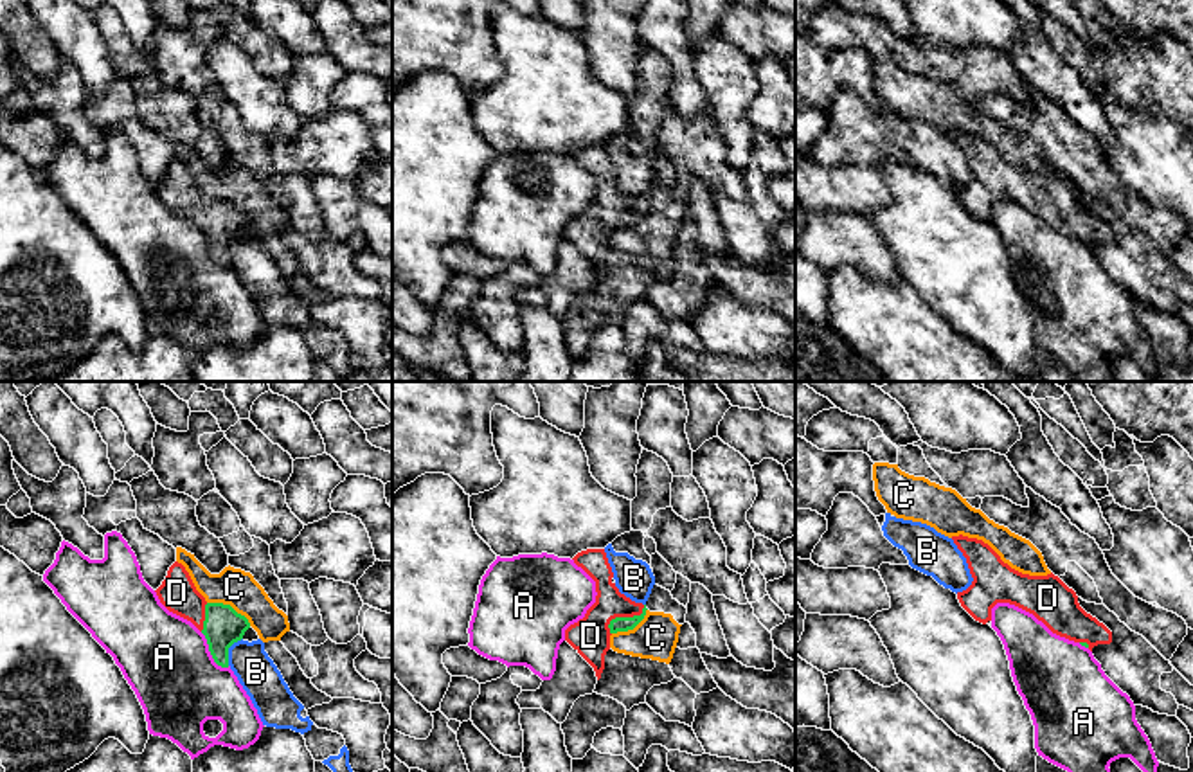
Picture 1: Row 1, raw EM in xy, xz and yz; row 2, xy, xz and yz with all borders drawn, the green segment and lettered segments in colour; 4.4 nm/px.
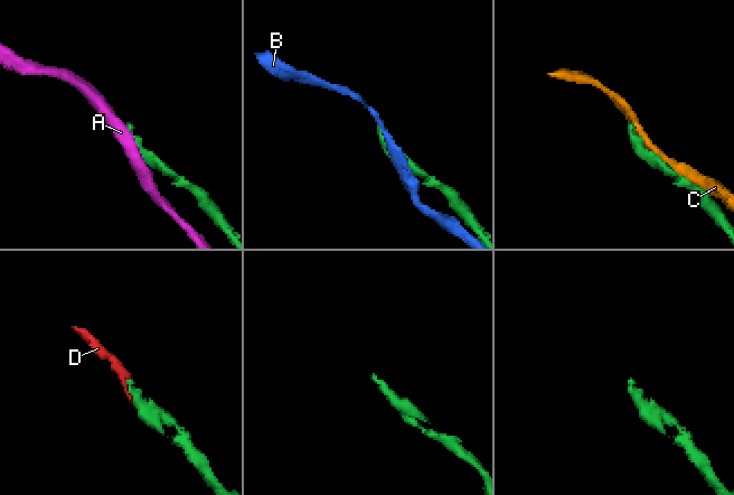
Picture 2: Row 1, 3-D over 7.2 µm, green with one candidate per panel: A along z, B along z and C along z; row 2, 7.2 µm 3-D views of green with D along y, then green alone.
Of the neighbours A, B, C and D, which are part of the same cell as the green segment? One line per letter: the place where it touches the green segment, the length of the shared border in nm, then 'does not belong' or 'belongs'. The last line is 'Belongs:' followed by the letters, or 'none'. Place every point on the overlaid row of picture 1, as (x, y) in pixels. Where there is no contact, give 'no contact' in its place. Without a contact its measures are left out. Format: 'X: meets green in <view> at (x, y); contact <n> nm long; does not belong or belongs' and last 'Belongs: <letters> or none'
A: meets green in xy at (211, 654); contact 200 nm long; does not belong
B: meets green in xy at (227, 650); contact 140 nm long; does not belong
C: meets green in xy at (229, 605); contact 220 nm long; does not belong
D: meets green in xz at (623, 618); contact 200 nm long; belongs
Belongs: D

